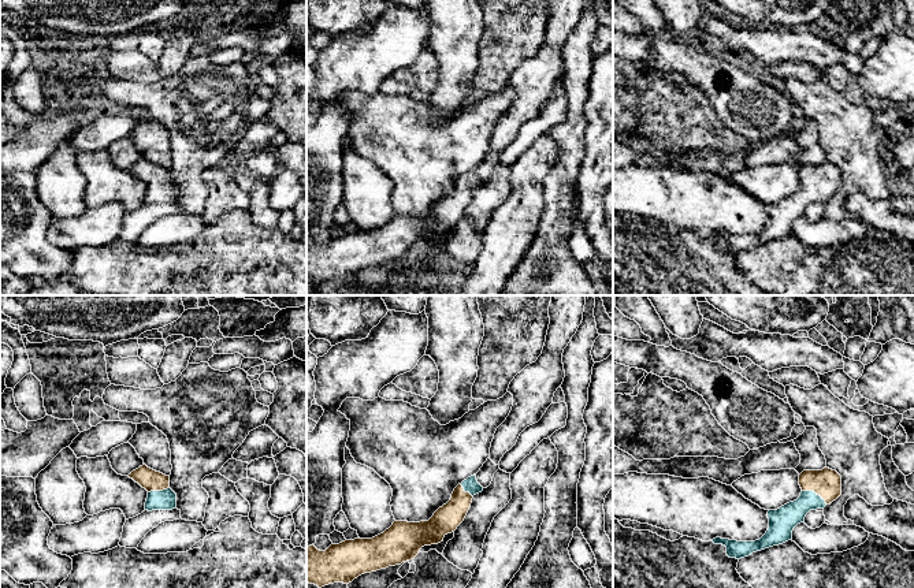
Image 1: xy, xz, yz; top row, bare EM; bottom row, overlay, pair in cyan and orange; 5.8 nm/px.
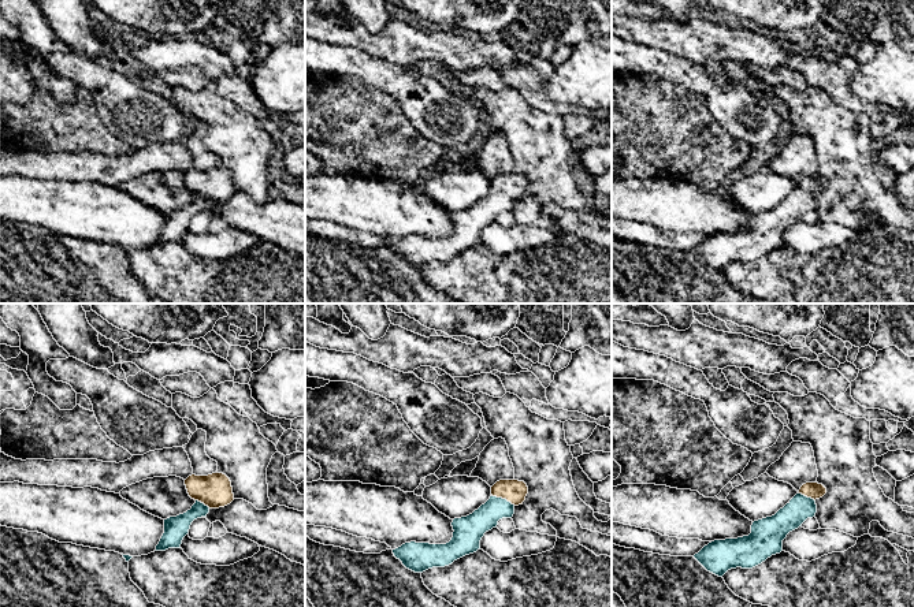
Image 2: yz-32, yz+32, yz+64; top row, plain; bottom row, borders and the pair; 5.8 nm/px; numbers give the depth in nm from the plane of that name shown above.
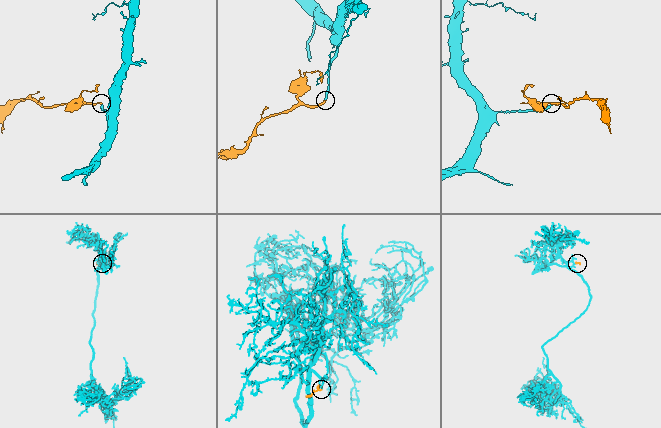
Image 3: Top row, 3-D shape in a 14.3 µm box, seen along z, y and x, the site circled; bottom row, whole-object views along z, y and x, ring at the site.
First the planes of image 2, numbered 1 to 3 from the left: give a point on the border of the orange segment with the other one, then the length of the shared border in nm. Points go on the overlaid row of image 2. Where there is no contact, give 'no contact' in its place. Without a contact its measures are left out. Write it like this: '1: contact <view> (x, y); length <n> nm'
1: contact yz-32 (203, 503); length 100 nm
2: contact yz+32 (504, 499); length 160 nm
3: contact yz+64 (806, 496); length 120 nm

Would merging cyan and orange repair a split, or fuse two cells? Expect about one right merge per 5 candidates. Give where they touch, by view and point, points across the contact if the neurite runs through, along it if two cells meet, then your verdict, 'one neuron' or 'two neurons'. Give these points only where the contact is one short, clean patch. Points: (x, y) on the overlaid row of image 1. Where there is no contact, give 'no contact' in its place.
meets cyan in yz at (813, 491); runs through yz (783, 520), (813, 491), (827, 483); one neuron

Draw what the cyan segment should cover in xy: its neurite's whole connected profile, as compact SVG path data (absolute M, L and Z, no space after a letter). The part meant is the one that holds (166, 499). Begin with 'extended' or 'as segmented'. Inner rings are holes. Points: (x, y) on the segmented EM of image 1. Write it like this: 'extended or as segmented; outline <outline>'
extended; outline M142 465L129 477L148 491L145 510L172 510L177 507L177 494L170 488L170 476Z

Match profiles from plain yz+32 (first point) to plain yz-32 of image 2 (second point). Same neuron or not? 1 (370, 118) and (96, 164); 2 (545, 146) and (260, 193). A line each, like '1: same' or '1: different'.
1: different
2: same

